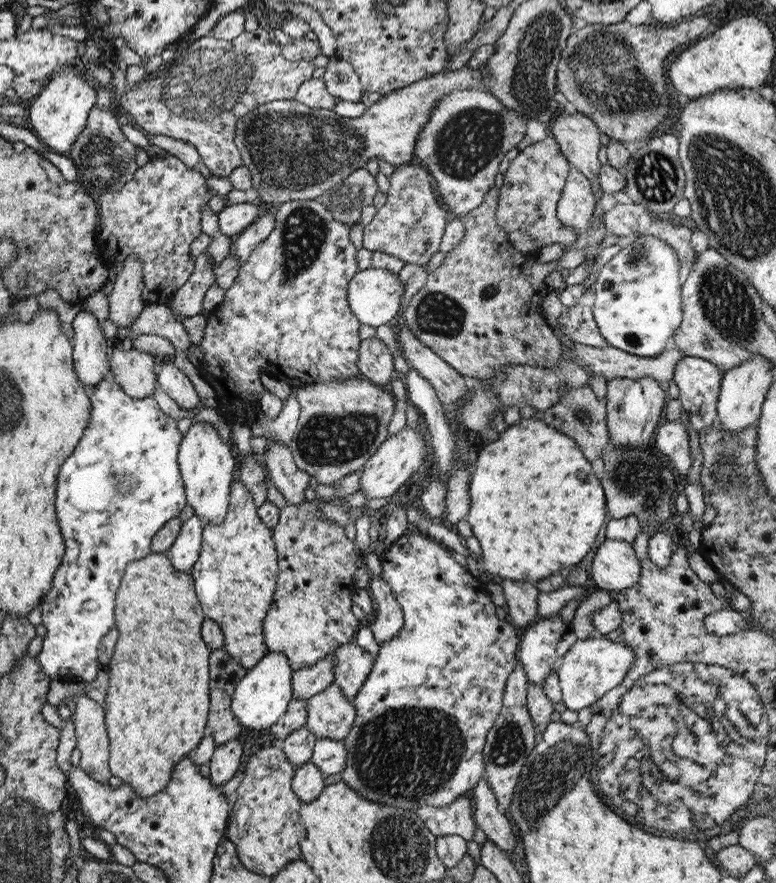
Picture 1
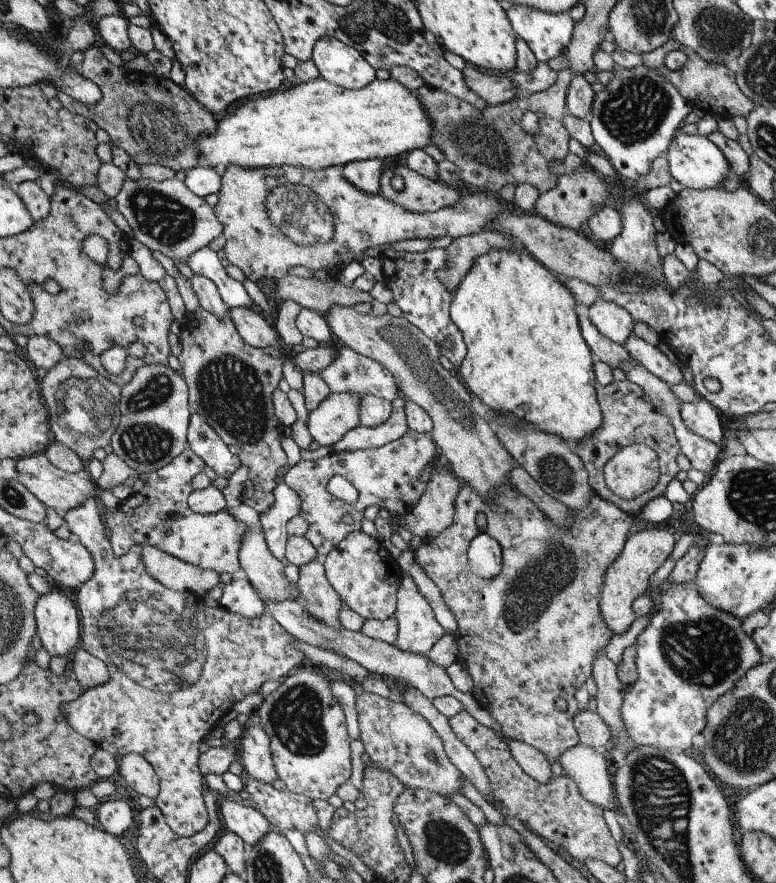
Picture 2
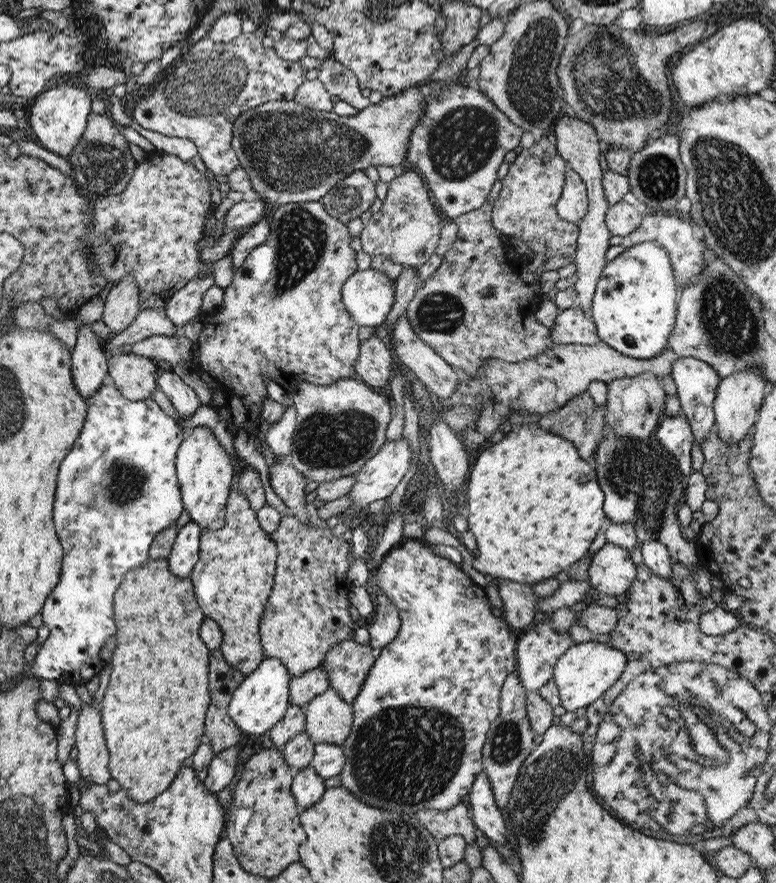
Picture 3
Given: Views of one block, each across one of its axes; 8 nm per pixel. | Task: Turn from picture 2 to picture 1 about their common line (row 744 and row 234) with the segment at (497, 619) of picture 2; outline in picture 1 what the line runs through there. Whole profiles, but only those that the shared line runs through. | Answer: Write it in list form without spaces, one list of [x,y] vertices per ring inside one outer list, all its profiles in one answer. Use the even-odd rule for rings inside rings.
[[[551,135],[545,137],[541,142],[532,143],[518,152],[517,156],[513,158],[513,161],[509,163],[507,169],[502,174],[501,187],[498,190],[499,198],[494,214],[497,224],[506,234],[513,232],[513,230],[525,231],[535,240],[533,244],[537,246],[536,251],[545,245],[559,242],[565,246],[565,252],[570,250],[574,254],[576,253],[579,246],[577,234],[574,233],[572,228],[561,224],[556,217],[556,204],[563,185],[565,185],[565,181],[567,180],[567,175],[570,171],[569,168],[569,162],[561,156],[559,148],[557,148],[557,144]]]

